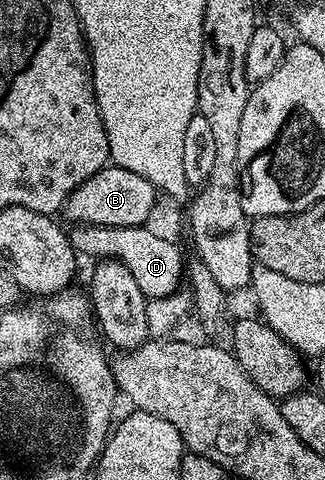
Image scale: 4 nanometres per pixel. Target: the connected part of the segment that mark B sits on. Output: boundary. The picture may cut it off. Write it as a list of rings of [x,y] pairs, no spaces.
[[[108,166],[102,168],[97,174],[93,174],[93,178],[81,182],[81,186],[77,186],[67,195],[65,213],[67,212],[69,219],[75,220],[71,222],[76,225],[93,224],[95,226],[133,226],[138,228],[145,224],[156,201],[157,190],[148,180],[141,178],[141,174],[133,174],[133,170]]]

